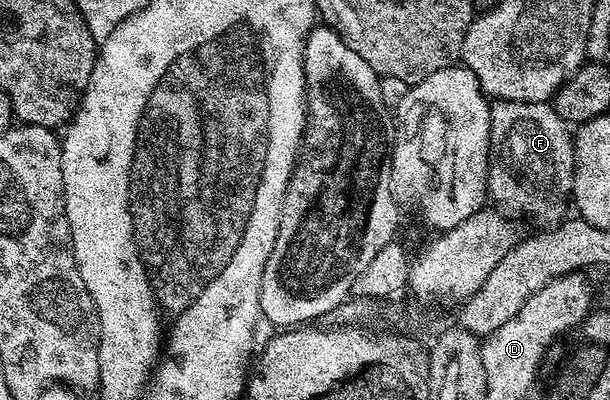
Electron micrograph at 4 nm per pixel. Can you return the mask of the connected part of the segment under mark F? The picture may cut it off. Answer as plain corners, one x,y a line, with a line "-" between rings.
494,100
490,105
490,169
486,171
486,190
489,199
494,200
493,207
497,211
505,214
510,218
519,218
523,216
526,220
531,220
537,227
542,230
550,230
562,223
567,215
566,204
571,203
572,193
574,191
574,142
572,139
571,129
565,120
560,118
560,114
556,114
553,103
539,102
536,104
523,104
520,100

